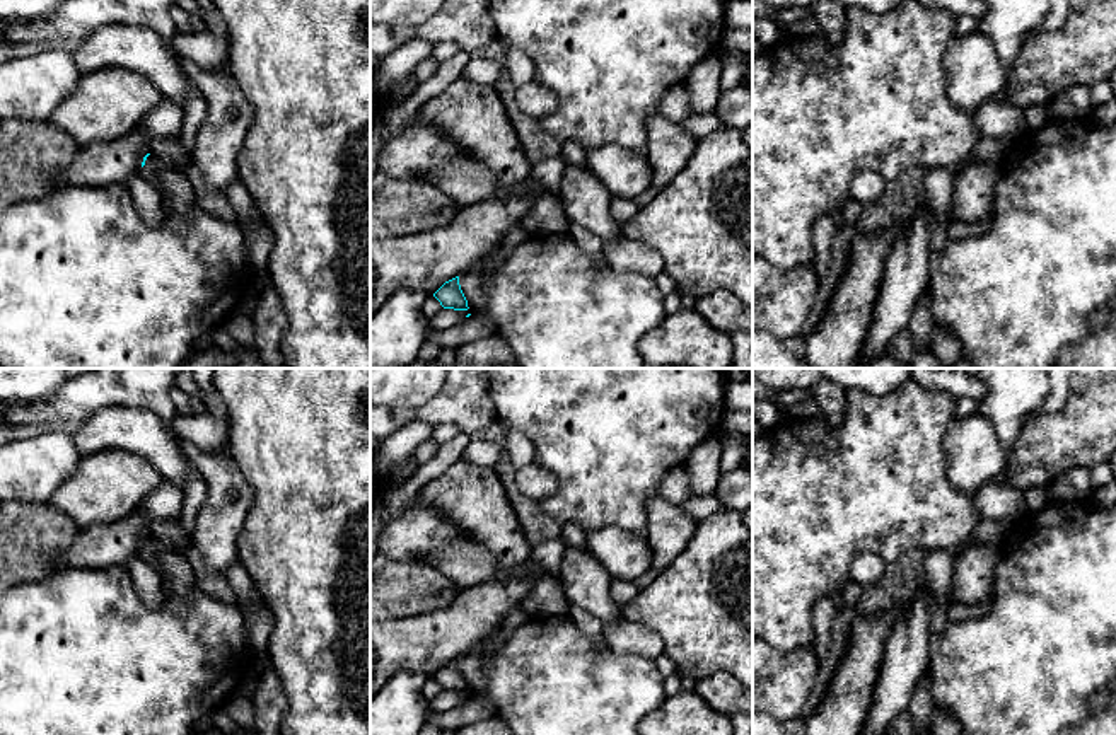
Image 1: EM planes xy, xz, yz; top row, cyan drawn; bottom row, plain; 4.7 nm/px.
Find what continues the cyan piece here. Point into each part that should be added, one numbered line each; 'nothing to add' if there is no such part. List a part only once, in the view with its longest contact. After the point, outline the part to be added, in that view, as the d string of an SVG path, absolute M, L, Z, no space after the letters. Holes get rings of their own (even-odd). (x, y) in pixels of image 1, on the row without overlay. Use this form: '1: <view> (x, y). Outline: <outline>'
nothing to add

